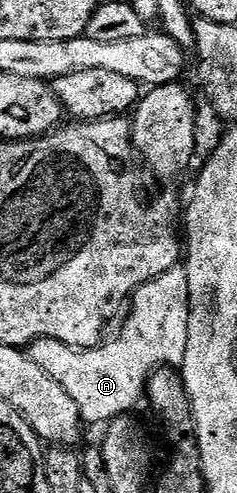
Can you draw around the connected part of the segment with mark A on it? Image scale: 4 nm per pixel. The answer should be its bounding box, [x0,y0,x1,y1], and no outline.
[31,266,189,426]

